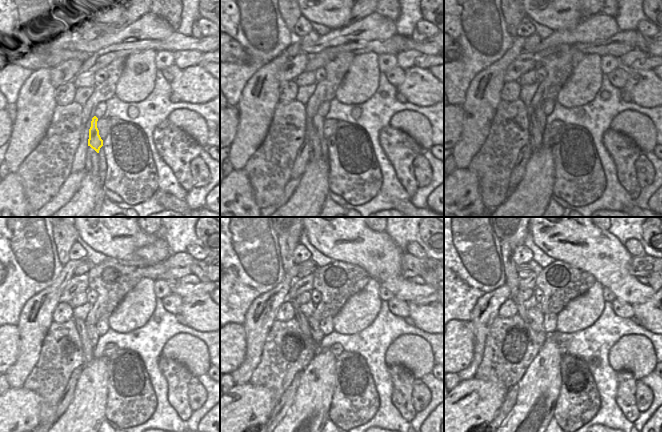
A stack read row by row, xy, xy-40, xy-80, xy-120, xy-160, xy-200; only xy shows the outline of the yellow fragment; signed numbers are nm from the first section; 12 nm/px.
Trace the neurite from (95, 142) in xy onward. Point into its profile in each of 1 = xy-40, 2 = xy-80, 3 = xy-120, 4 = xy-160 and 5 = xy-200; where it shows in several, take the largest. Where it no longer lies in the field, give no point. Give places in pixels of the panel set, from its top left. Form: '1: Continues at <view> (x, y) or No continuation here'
1: Continues at xy-40 (318, 121)
2: Continues at xy-80 (541, 117)
3: Continues at xy-120 (92, 331)
4: Continues at xy-160 (314, 325)
5: Continues at xy-200 (536, 317).

